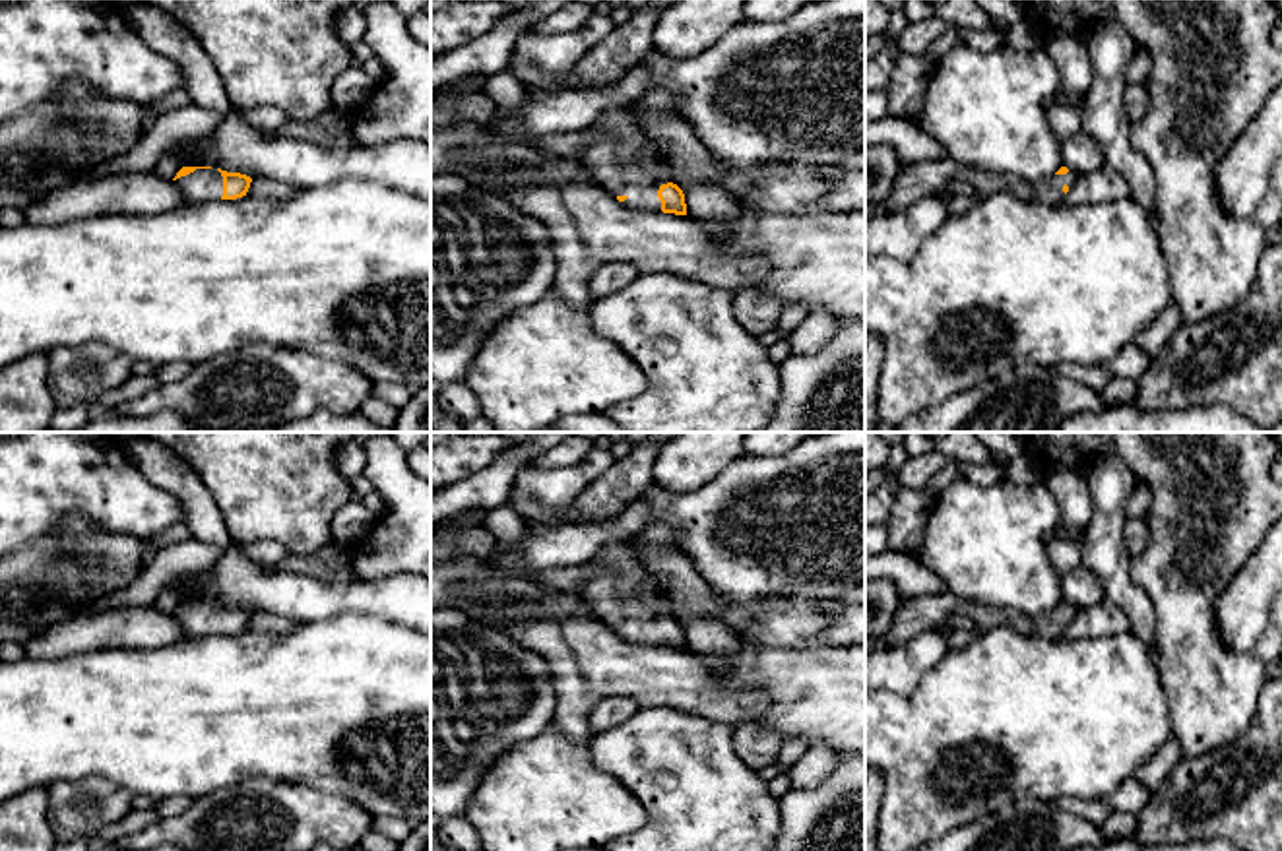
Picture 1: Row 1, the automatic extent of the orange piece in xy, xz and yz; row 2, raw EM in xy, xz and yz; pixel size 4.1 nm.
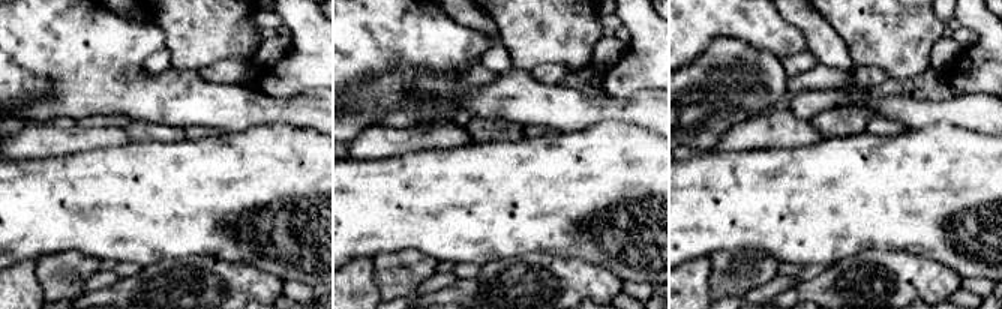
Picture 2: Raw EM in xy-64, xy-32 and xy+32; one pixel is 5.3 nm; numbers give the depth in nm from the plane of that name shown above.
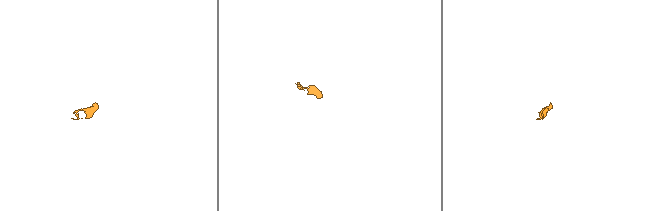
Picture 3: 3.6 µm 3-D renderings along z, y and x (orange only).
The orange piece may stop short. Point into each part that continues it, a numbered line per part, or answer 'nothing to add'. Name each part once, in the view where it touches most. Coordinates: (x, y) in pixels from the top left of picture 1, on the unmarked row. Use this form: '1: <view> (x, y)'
1: xy (202, 619)

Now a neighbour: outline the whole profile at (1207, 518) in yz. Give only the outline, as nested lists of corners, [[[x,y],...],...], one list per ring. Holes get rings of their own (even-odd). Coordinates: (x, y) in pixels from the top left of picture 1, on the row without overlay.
[[[1024,432],[1024,436],[1028,450],[1045,465],[1086,467],[1096,456],[1111,450],[1131,467],[1137,485],[1150,489],[1152,504],[1144,516],[1150,541],[1140,556],[1131,558],[1131,580],[1154,605],[1156,657],[1173,715],[1173,737],[1183,758],[1202,756],[1241,739],[1259,711],[1266,667],[1282,653],[1282,593],[1272,601],[1268,626],[1251,651],[1235,651],[1222,642],[1214,601],[1282,518],[1282,483],[1270,473],[1282,450],[1274,432]]]

